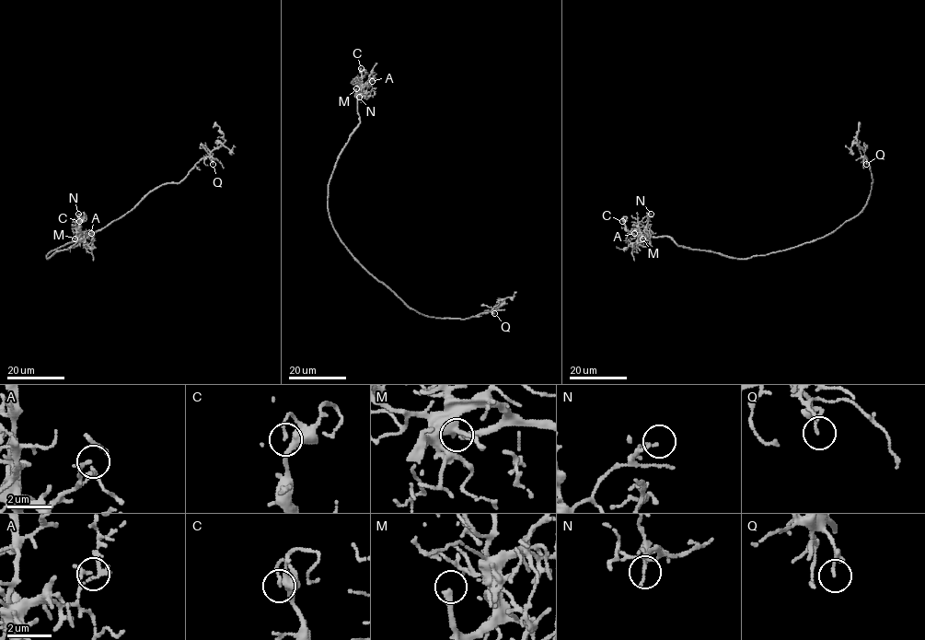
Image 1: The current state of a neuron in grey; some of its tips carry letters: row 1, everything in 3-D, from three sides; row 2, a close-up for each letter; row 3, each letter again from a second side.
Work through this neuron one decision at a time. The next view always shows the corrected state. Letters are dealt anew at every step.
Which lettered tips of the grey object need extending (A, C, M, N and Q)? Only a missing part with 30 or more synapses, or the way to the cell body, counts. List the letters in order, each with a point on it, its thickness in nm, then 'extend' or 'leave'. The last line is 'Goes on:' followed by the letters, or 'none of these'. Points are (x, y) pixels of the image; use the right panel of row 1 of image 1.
A: place (634, 233); calibre 160 nm; leave
C: place (622, 221); calibre 120 nm; leave
M: place (642, 238); calibre 280 nm; extend
N: place (651, 214); calibre 100 nm; leave
Q: place (866, 164); calibre 110 nm; leave
Goes on: M

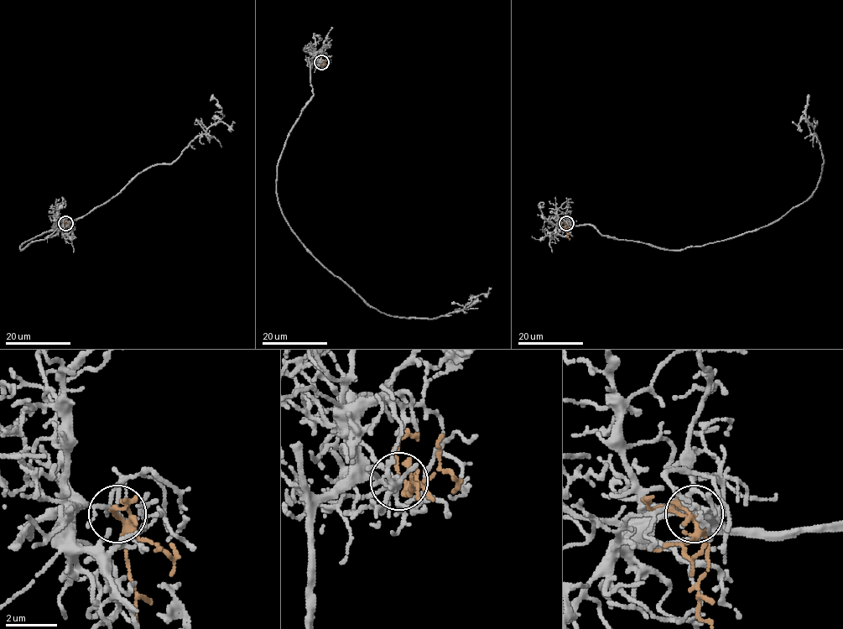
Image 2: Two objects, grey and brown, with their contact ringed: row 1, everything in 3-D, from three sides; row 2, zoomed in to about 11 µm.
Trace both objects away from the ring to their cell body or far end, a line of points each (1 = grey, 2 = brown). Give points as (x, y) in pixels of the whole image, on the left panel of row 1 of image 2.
1: (65, 223), (20, 250), (106, 203), (142, 172), (170, 164), (223, 117), (210, 101)
2: (65, 223), (67, 236), (65, 240)

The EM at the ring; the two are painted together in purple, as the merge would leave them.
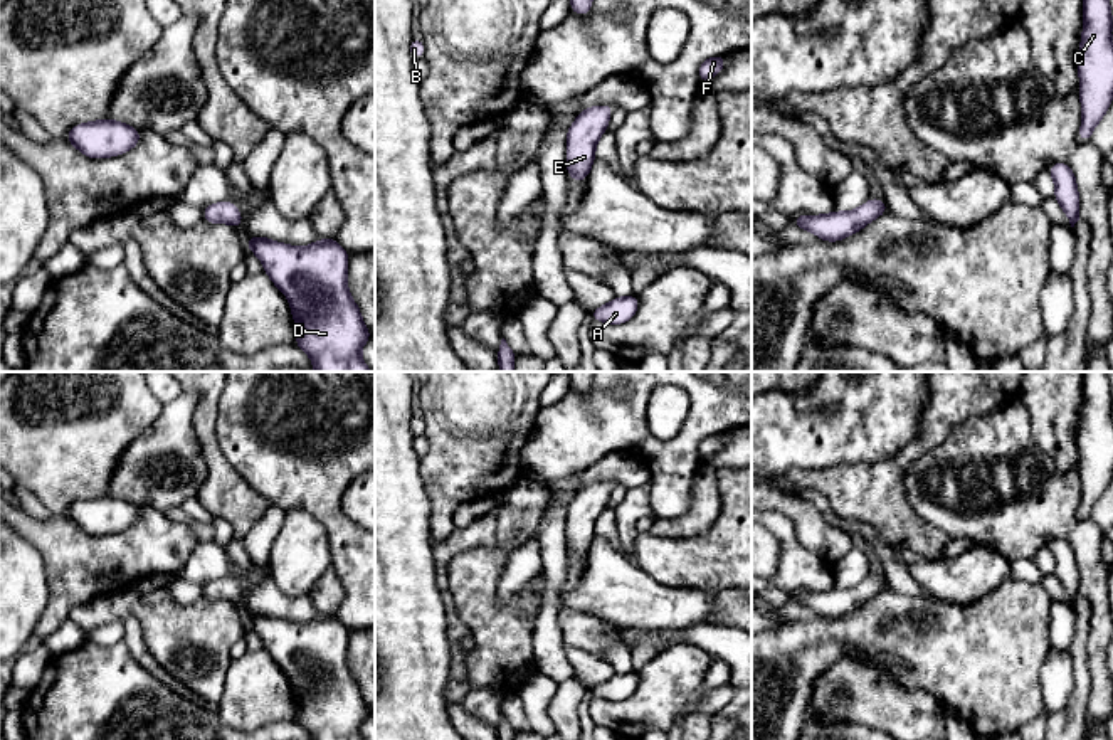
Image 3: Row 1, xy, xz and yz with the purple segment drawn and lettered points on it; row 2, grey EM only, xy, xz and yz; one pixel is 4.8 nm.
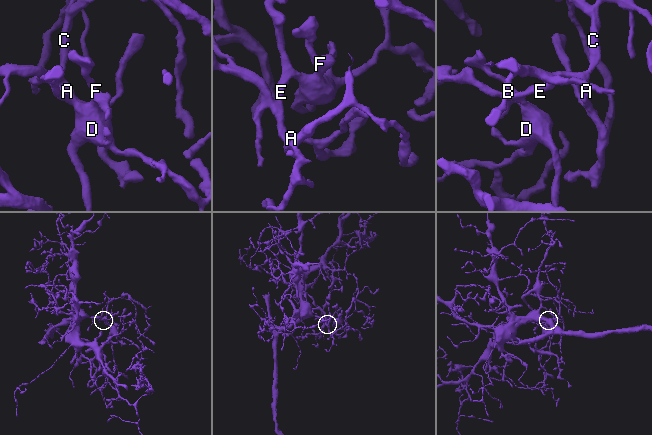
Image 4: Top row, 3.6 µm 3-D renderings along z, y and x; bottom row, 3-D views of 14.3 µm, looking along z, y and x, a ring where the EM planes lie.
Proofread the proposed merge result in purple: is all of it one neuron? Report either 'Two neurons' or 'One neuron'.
One neuron

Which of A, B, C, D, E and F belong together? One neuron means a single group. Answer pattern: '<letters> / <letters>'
A B C D E F

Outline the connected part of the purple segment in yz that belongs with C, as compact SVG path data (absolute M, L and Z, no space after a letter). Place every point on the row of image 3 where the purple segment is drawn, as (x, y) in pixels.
M1084 0L1083 35L1078 52L1083 121L1078 141L1091 141L1095 126L1113 99L1113 42L1110 0Z

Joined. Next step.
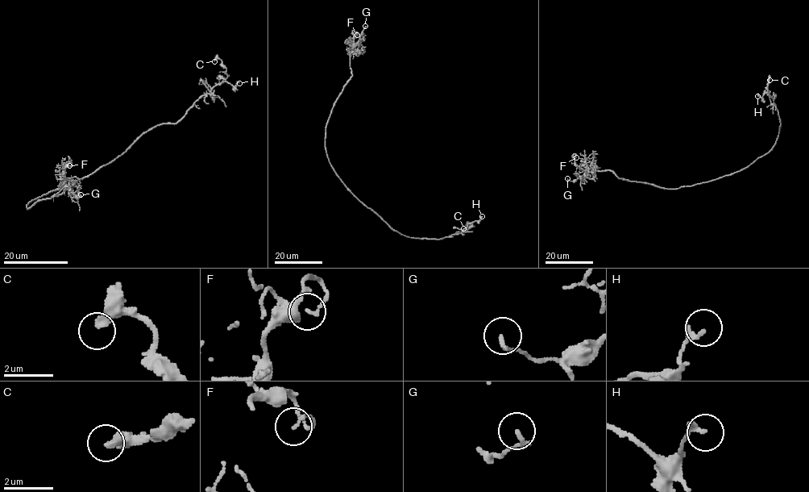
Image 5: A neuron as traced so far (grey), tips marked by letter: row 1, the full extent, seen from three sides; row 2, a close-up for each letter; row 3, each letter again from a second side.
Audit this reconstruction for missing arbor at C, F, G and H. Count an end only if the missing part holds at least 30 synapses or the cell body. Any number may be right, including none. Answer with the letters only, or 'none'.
none

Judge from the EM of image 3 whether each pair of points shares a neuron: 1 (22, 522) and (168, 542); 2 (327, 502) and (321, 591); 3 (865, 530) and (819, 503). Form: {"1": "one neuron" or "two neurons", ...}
{"1": "one neuron", "2": "two neurons", "3": "one neuron"}

